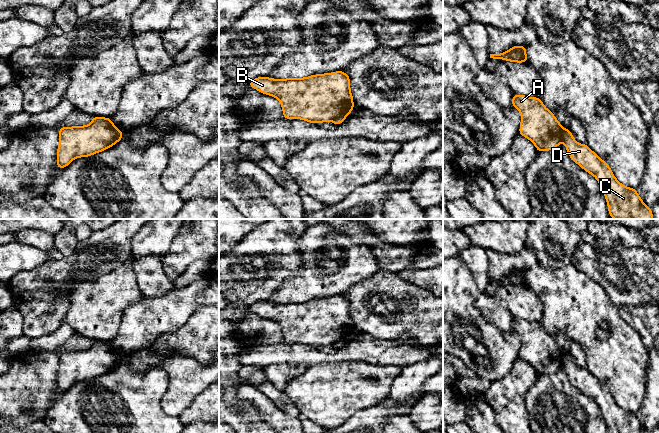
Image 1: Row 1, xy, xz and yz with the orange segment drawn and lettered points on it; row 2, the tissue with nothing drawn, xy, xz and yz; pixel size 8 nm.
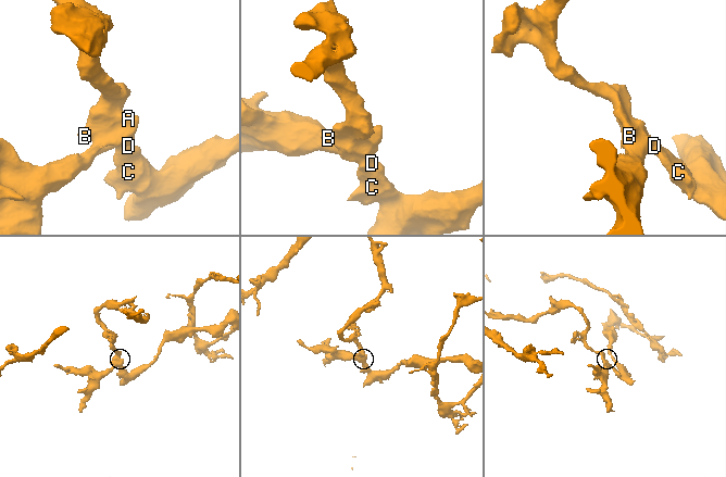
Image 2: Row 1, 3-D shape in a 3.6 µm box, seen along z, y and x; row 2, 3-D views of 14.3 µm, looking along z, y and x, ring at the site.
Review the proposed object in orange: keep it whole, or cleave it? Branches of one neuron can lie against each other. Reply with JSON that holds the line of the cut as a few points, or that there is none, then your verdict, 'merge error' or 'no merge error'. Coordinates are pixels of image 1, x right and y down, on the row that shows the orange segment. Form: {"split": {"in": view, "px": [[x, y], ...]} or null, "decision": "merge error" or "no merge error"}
{"split": {"in": "xz", "px": [[346, 113], [335, 117], [331, 121]]}, "decision": "merge error"}

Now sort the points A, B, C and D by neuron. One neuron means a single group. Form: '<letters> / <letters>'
A B / C D

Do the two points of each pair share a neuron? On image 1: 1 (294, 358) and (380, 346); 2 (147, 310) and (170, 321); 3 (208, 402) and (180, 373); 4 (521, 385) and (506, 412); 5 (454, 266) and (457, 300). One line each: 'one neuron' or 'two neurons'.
1: one neuron
2: one neuron
3: two neurons
4: one neuron
5: one neuron

